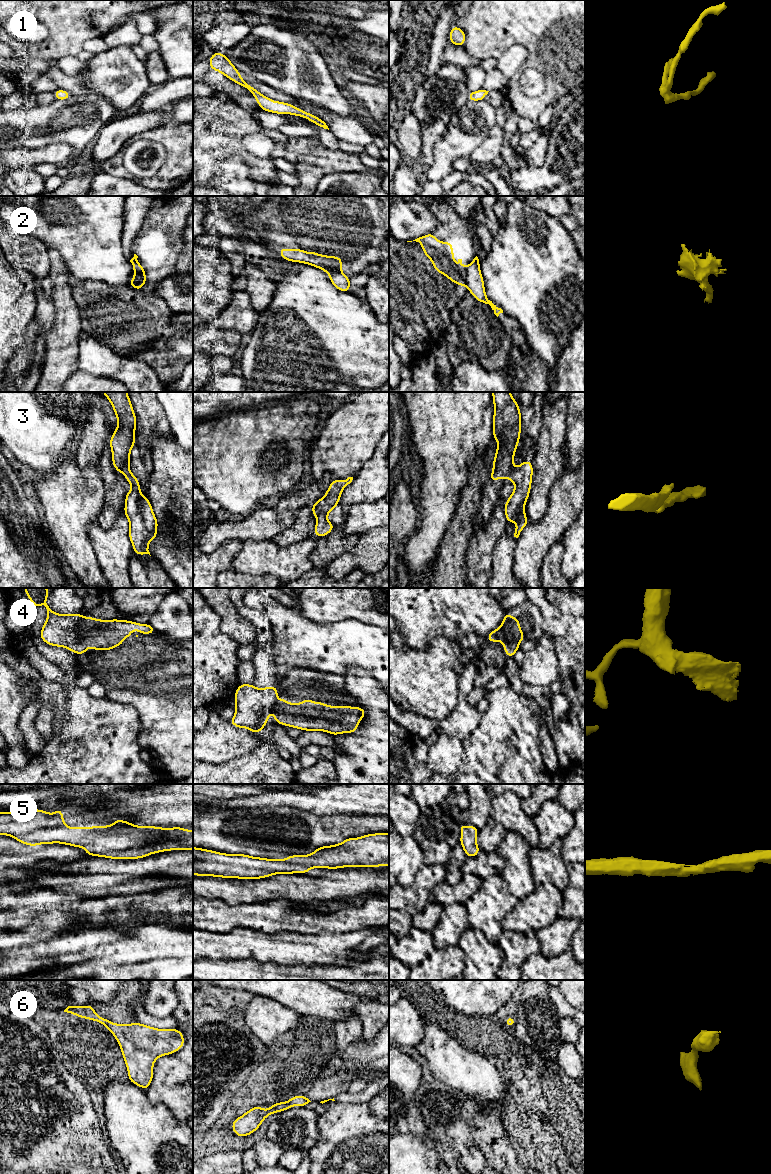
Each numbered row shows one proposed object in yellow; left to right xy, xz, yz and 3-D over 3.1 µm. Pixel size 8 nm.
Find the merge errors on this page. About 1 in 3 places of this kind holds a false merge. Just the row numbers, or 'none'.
2, 3

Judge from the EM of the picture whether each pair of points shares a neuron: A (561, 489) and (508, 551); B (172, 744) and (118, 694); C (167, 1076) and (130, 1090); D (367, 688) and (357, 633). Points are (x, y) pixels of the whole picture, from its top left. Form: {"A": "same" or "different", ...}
{"A": "different", "B": "same", "C": "different", "D": "different"}

